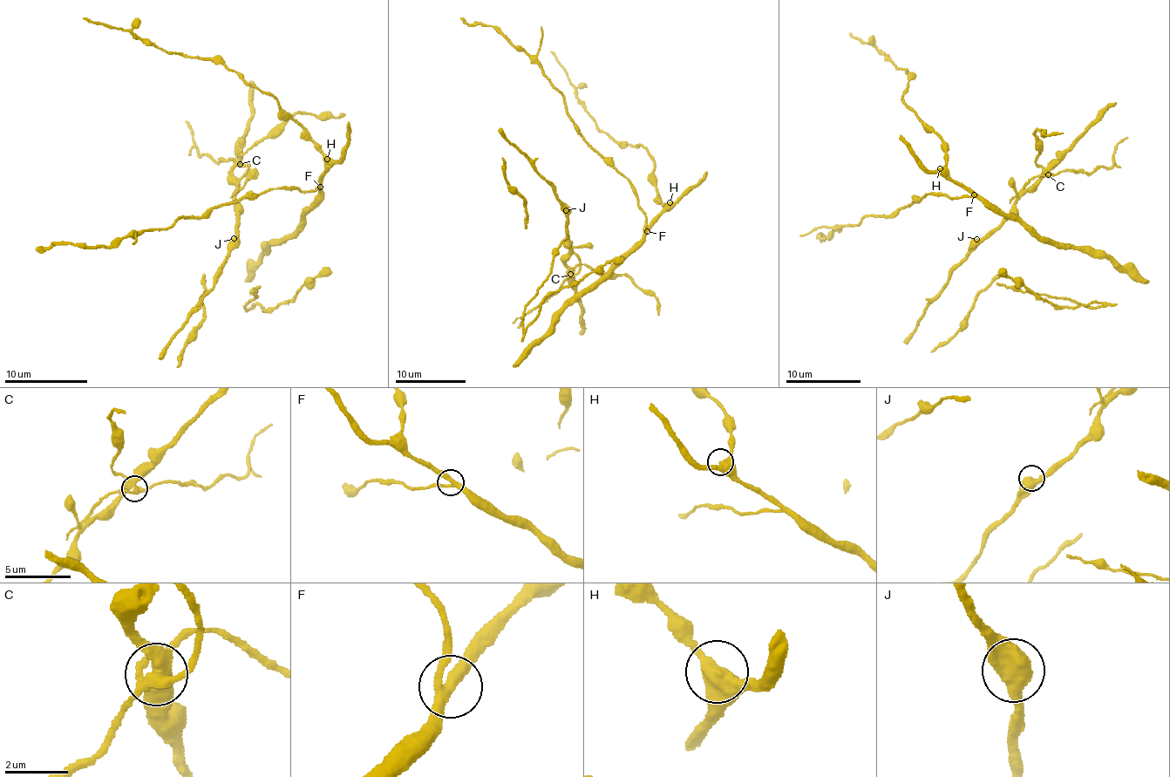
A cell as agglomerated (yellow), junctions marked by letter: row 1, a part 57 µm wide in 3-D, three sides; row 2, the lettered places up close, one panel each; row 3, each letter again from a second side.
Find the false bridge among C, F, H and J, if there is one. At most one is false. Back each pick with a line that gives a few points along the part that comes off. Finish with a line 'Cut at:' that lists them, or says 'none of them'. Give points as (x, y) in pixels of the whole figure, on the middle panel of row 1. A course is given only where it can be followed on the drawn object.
C: Course of the part to remove: (571, 273), (557, 290), (523, 316), (517, 328)
Cut at: C

